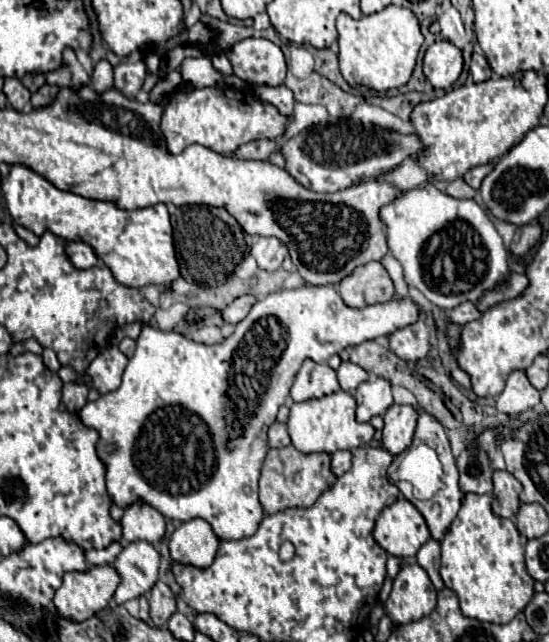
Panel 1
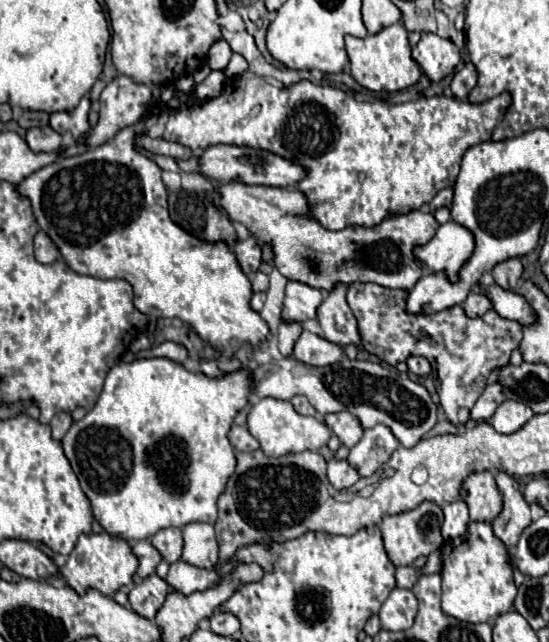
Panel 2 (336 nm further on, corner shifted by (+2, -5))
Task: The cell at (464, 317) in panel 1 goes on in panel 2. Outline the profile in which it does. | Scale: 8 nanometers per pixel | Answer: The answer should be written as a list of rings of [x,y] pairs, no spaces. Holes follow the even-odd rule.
[[[469,292],[467,300],[461,304],[465,314],[469,318],[477,318],[477,316],[483,316],[487,310],[491,310],[491,300],[483,294],[477,294],[477,292]]]

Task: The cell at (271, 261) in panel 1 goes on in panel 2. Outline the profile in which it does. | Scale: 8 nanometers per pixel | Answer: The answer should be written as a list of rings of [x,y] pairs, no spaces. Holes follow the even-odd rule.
[[[255,238],[239,240],[235,246],[235,256],[247,276],[253,276],[261,266],[261,246],[255,242]]]

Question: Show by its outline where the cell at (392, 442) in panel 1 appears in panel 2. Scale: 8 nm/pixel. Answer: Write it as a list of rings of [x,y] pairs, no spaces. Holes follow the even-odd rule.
[[[377,424],[363,430],[363,438],[351,448],[347,460],[361,476],[371,476],[397,448],[399,440],[393,436],[393,432],[389,432],[385,424]]]

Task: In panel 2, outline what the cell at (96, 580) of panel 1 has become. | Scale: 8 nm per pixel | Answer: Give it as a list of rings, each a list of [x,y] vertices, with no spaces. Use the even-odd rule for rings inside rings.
[[[101,532],[79,538],[69,560],[65,562],[65,566],[61,566],[61,576],[77,594],[85,594],[87,590],[95,588],[105,596],[111,596],[123,586],[129,586],[133,582],[135,570],[137,570],[137,558],[133,556],[131,546],[121,538],[113,538],[111,534]]]

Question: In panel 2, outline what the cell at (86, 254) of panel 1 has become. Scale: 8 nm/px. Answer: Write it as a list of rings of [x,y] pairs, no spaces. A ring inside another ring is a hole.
[[[37,232],[35,236],[35,258],[41,264],[51,264],[53,260],[59,258],[59,248],[53,244],[53,240],[49,240],[49,236],[45,232]]]

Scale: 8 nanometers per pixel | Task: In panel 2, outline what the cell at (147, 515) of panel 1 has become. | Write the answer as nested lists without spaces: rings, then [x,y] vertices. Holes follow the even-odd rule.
[[[163,528],[151,536],[151,544],[161,552],[163,560],[177,562],[183,552],[183,534],[179,528]]]

